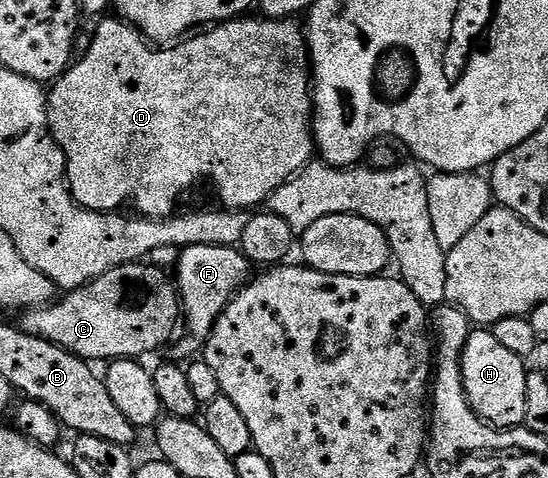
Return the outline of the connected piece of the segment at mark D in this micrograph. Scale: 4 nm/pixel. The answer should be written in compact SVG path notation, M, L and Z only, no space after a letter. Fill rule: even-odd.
M106 16L97 23L98 34L106 42L111 42L106 58L96 47L90 46L86 55L79 57L70 69L53 83L49 91L49 124L50 132L55 142L66 154L66 168L70 192L74 201L86 210L103 212L118 212L125 202L134 202L139 215L148 218L168 218L175 213L178 201L189 192L193 186L198 186L202 178L214 185L223 207L228 210L250 212L261 204L269 203L272 195L283 186L289 178L295 178L300 171L310 165L316 154L315 123L312 115L315 113L315 103L312 101L312 59L308 53L308 38L294 20L275 20L265 16L250 18L239 16L228 22L219 22L171 45L169 48L155 48L146 35L141 34L136 27L121 17Z

